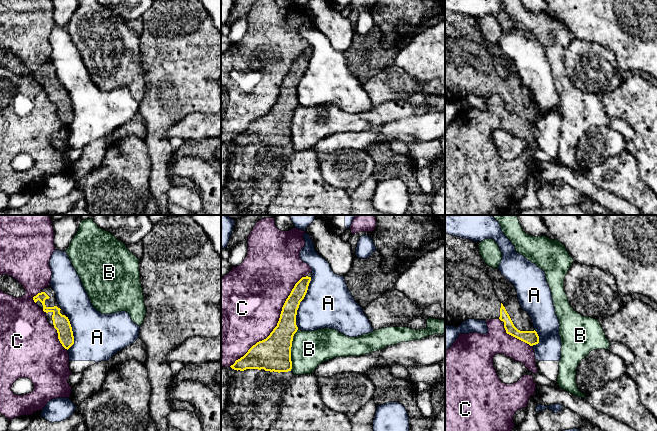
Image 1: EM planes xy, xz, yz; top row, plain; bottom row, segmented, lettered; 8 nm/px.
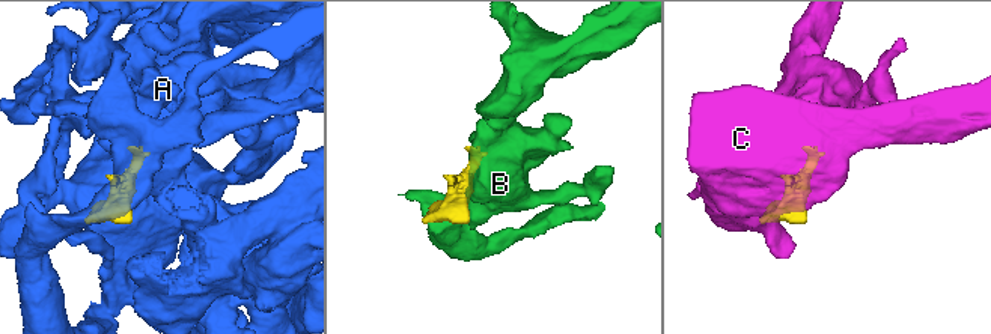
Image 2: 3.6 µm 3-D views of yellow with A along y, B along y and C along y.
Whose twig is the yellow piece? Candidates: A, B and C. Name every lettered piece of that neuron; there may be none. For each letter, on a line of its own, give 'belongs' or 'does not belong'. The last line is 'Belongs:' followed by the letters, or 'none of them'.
A: does not belong
B: does not belong
C: does not belong
Belongs: none of them

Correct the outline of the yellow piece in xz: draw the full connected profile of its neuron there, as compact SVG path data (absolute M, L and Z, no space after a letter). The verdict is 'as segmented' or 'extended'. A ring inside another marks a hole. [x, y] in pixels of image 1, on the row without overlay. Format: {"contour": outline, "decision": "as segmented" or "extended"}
{"contour": "M312 48L302 53L286 75L277 102L270 111L253 121L248 128L230 143L237 148L227 158L228 175L225 188L238 193L242 215L267 215L267 207L277 194L279 179L287 158L293 153L291 123L297 108L296 91L304 75Z", "decision": "extended"}

